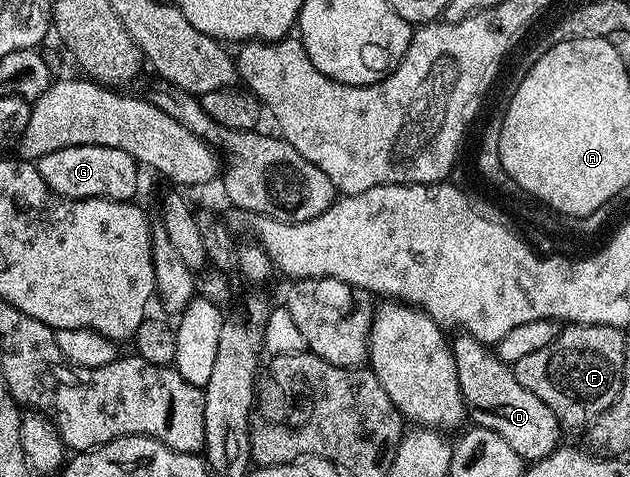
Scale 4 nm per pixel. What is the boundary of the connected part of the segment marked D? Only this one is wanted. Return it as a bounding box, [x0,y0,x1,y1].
[451,333,562,461]

